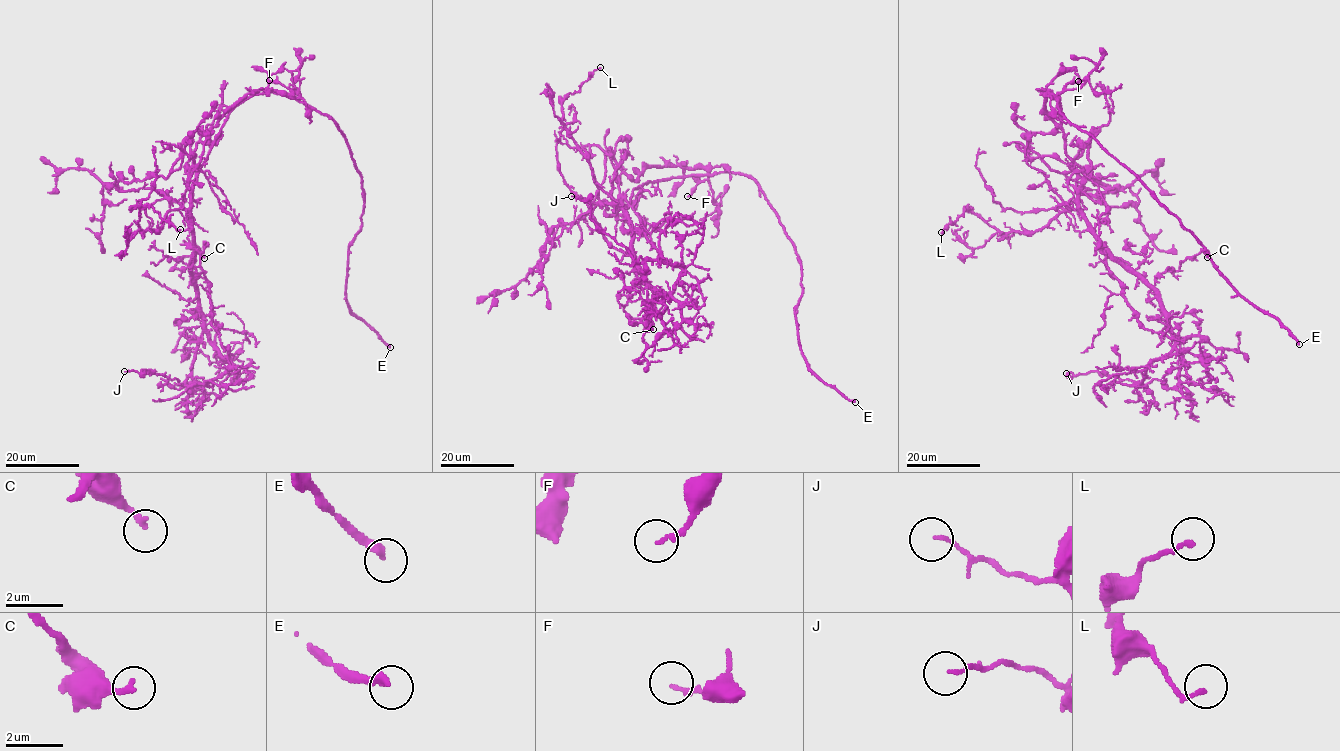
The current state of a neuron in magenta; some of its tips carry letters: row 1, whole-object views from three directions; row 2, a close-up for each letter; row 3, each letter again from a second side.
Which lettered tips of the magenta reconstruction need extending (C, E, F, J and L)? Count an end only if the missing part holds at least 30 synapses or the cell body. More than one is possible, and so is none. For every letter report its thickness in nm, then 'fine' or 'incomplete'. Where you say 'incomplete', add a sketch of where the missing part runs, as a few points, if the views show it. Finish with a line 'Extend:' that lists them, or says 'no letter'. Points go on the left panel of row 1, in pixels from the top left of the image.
C: calibre 200 nm; fine
E: calibre 280 nm; incomplete; course (390, 347), (397, 348), (413, 366), (415, 380), (412, 385)
F: calibre 160 nm; fine
J: calibre 110 nm; fine
L: calibre 150 nm; fine
Extend: E

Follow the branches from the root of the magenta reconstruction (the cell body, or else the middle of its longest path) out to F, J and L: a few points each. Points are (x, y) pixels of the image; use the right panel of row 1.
F: (1061, 125), (1057, 93), (1058, 97), (1067, 84), (1078, 81)
J: (1061, 125), (1084, 173), (1088, 229), (1153, 290), (1174, 346), (1139, 387), (1066, 373)
L: (1061, 125), (1066, 153), (1084, 173), (1079, 210), (1060, 212), (1034, 231), (1002, 233), (965, 208), (941, 232)

